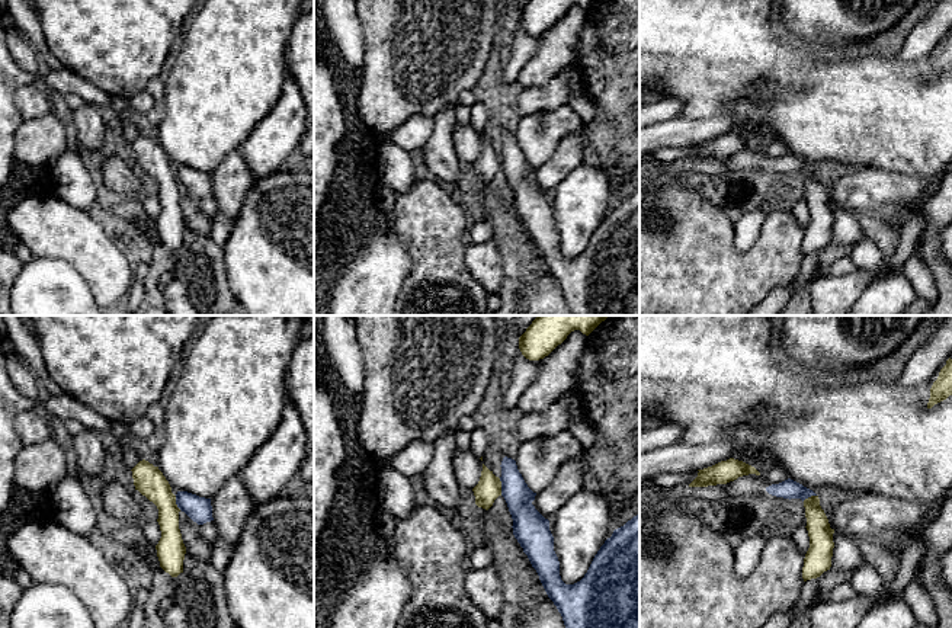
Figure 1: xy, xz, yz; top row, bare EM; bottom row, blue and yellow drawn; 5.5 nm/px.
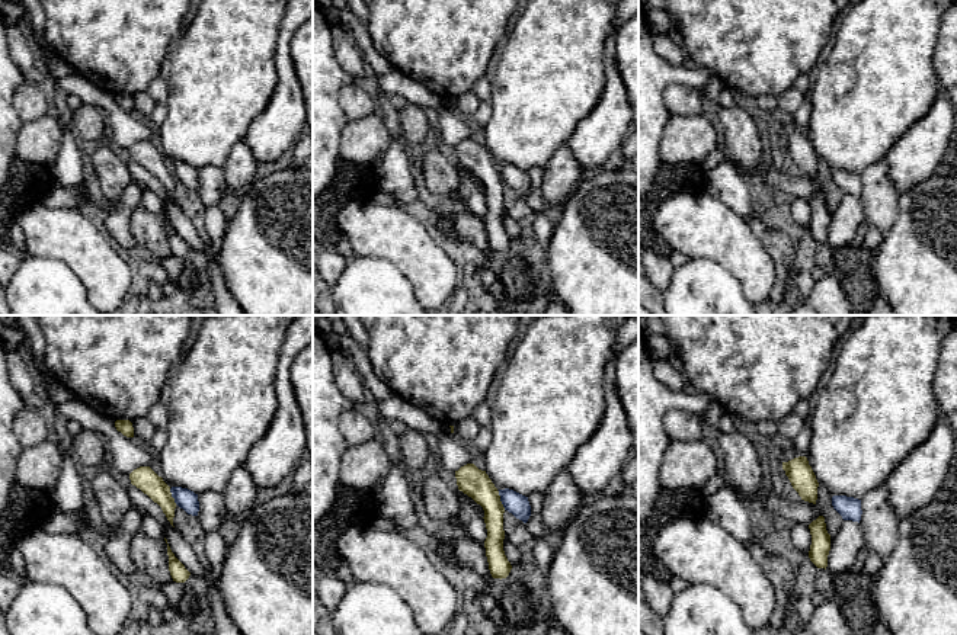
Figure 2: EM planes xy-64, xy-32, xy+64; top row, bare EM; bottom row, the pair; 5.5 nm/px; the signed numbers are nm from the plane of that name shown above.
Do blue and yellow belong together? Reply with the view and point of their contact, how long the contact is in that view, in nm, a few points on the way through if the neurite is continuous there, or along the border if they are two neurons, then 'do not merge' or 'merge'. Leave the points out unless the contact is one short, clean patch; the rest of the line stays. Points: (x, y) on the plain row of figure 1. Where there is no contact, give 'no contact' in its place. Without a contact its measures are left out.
xz (502, 162) | 100 nm | along xz (499, 153), (502, 169) | do not merge

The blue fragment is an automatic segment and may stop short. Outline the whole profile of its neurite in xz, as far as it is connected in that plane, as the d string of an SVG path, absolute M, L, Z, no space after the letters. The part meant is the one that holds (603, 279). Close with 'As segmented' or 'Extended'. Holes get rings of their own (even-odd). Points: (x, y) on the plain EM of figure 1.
M504 131L500 141L501 170L513 193L513 209L561 288L571 315L640 315L640 188L613 205L580 256L565 259L560 250L549 195L532 179L536 167L525 157L515 134Z. As segmented

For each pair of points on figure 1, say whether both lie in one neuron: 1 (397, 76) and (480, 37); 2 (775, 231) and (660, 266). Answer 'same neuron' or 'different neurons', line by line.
1: same neuron
2: same neuron

